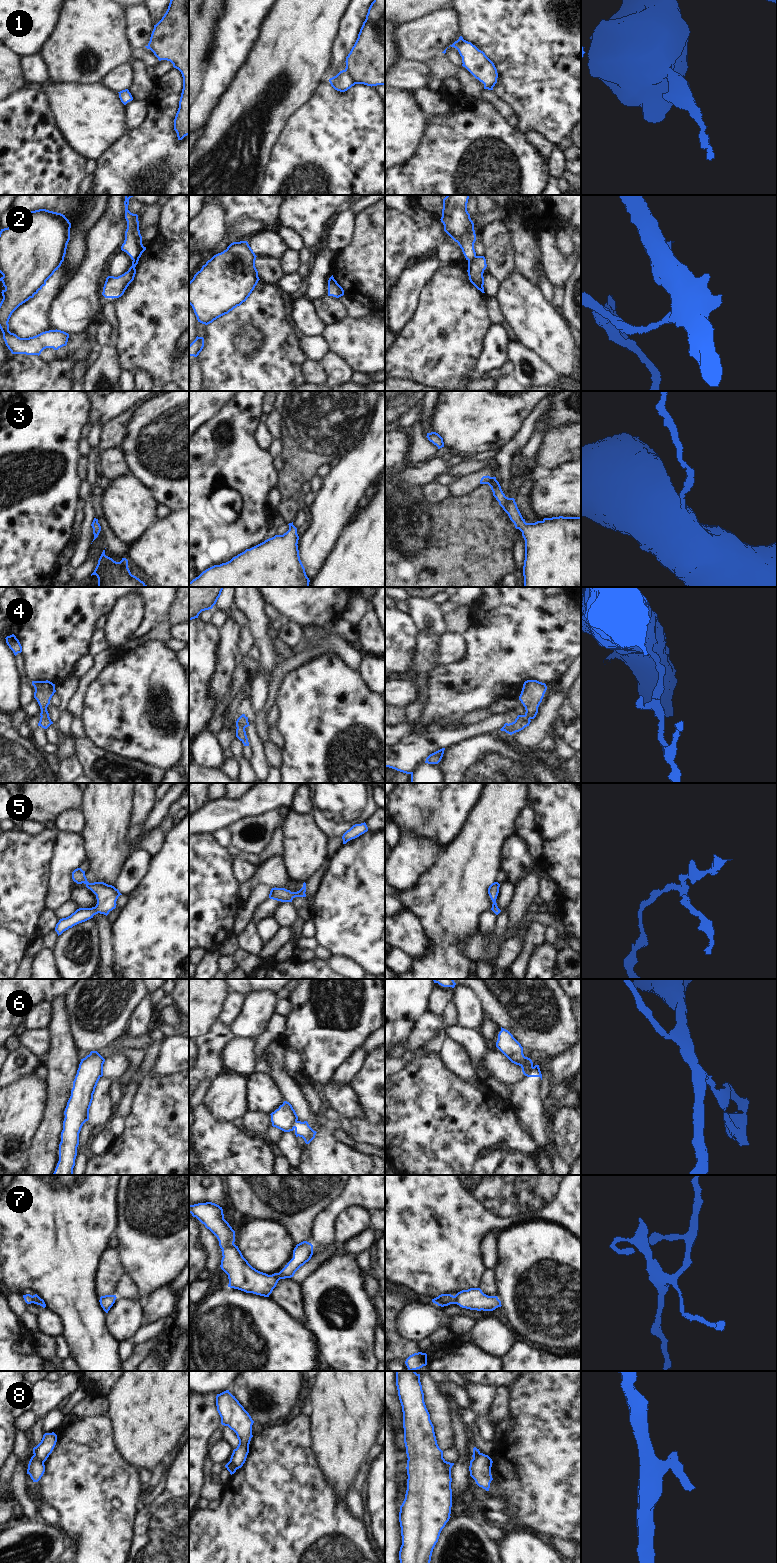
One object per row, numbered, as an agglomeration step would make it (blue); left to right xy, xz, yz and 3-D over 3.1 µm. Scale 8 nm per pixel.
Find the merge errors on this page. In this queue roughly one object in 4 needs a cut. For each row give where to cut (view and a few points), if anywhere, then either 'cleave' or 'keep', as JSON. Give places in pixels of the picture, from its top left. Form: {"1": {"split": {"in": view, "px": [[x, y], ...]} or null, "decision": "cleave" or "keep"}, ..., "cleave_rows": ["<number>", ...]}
{"1": {"split": {"in": "xz", "px": [[344, 70], [355, 83]]}, "decision": "cleave"}, "2": {"split": {"in": "yz", "px": [[476, 256], [468, 261]]}, "decision": "cleave"}, "3": {"split": null, "decision": "keep"}, "4": {"split": null, "decision": "keep"}, "5": {"split": null, "decision": "keep"}, "6": {"split": {"in": "yz", "px": [[533, 1067], [525, 1075]]}, "decision": "cleave"}, "7": {"split": null, "decision": "keep"}, "8": {"split": {"in": "xy", "px": [[34, 1454], [43, 1462]]}, "decision": "cleave"}, "cleave_rows": ["1", "2", "6", "8"]}

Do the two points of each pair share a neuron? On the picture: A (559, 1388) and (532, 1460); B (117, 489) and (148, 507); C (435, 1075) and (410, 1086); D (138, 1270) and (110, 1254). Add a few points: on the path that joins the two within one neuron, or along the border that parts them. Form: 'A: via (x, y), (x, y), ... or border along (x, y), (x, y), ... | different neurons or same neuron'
A: via (559, 1406), (559, 1433), (550, 1442) | same neuron
B: via (125, 497), (135, 507), (140, 507) | same neuron
C: via (429, 1081), (424, 1086), (416, 1086) | same neuron
D: border along (117, 1247), (120, 1250), (126, 1271) | different neurons

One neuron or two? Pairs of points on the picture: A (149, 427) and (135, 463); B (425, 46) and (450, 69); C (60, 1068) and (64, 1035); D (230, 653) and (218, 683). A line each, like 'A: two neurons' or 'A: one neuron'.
A: one neuron
B: two neurons
C: one neuron
D: one neuron

